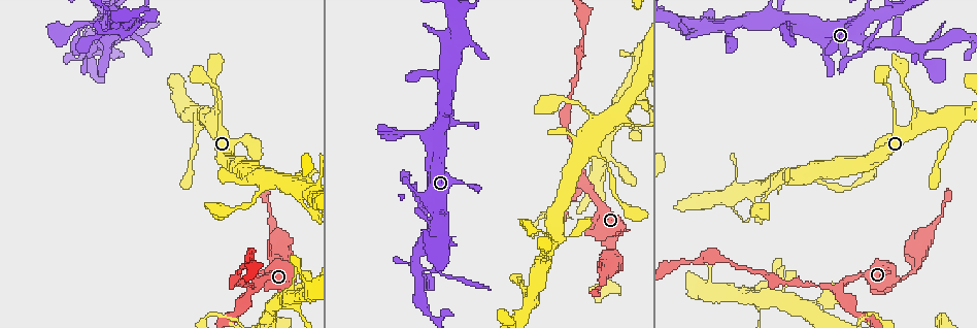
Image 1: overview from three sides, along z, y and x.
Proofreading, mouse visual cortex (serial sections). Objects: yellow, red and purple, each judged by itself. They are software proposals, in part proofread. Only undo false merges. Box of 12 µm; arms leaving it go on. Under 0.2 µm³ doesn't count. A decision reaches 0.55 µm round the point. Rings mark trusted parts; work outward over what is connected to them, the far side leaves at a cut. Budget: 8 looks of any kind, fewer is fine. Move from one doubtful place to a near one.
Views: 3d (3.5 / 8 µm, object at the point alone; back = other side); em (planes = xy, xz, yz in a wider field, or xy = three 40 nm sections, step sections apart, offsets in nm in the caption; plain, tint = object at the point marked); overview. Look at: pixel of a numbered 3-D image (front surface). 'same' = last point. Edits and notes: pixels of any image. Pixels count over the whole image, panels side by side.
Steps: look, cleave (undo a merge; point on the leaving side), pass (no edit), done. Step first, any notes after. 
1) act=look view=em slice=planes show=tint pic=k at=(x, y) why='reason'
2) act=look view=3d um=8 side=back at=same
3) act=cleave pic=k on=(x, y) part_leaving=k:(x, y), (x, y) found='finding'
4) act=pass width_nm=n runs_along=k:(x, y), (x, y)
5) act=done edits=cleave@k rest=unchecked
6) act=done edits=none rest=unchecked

act=look view=3d um=3.5 pic=1 at=(838, 288) why='small branch off a trunk'

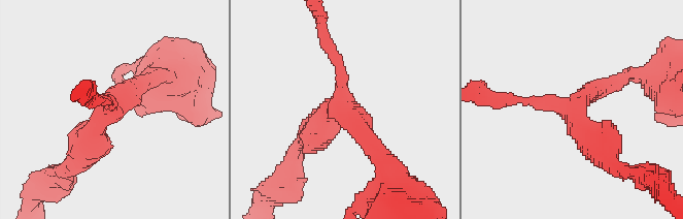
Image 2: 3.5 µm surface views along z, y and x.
act=look view=em slice=xy step=3 show=tint pic=2 at=(339, 106) why='shape alone is not enough'

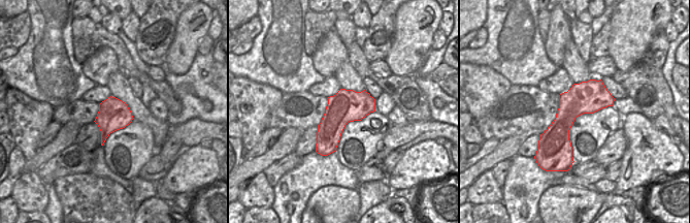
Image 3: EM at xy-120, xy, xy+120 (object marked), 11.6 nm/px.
act=pass arms=3 runs_along=2:(381, 152), (340, 107), (328, 41) found='continuous, no second cell'

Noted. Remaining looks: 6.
act=look view=em slice=planes show=tint pic=1 at=(910, 273) why='narrows sharply'

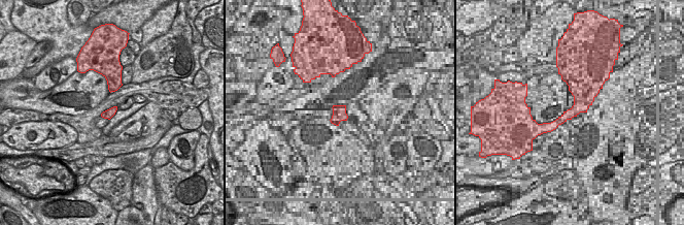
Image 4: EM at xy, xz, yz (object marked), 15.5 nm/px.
act=look view=3d um=3.5 at=same

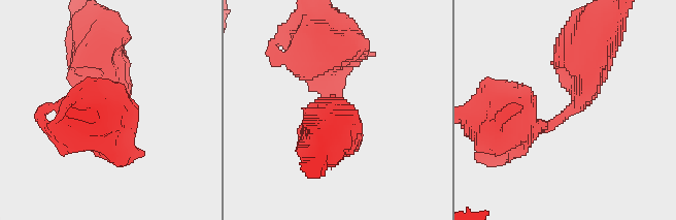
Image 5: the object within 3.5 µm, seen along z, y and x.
act=pass arm_widths_nm=500,600 runs_along=5:(487, 120), (551, 126), (580, 100), (585, 53) found='one cell here'

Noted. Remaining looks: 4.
act=look view=3d um=3.5 pic=1 at=(597, 120)

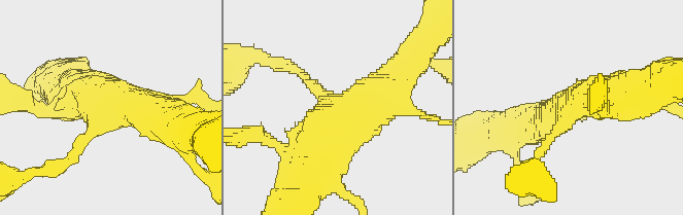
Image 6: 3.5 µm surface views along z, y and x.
act=look view=em slice=xy step=2 show=tint pic=6 at=(334, 112) arms=4 arm_widths_nm=150,250,450,700 why='now the EM'

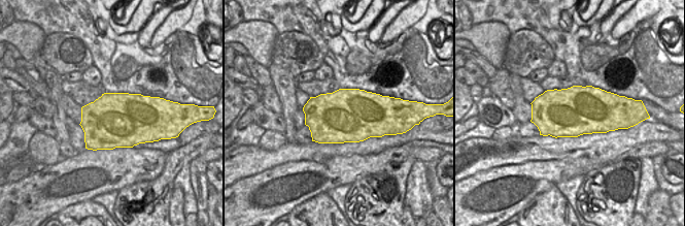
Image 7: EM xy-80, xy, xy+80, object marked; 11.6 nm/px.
act=pass runs_along=6:(305, 176), (343, 120), (394, 78) found='continuous, no second cell'

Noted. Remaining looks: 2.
act=done edits=none rest=unchecked

